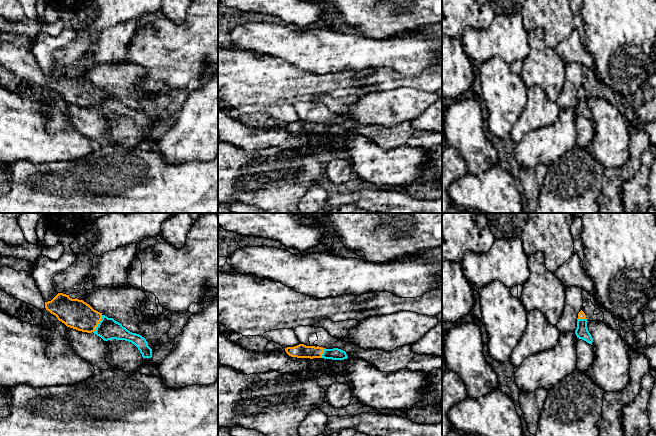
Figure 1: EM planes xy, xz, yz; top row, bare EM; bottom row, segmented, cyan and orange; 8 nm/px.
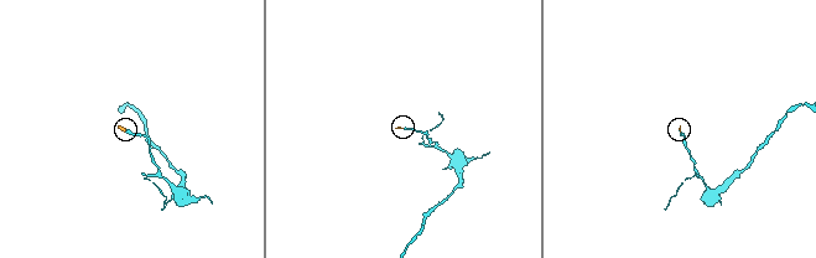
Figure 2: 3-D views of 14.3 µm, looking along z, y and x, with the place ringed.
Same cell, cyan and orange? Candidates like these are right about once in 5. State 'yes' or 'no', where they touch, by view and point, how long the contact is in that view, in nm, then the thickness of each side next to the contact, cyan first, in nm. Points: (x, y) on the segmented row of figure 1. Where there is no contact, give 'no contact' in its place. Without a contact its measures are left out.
yes; contact xy (98, 324); length 160 nm; calibres 170 and 240 nm

